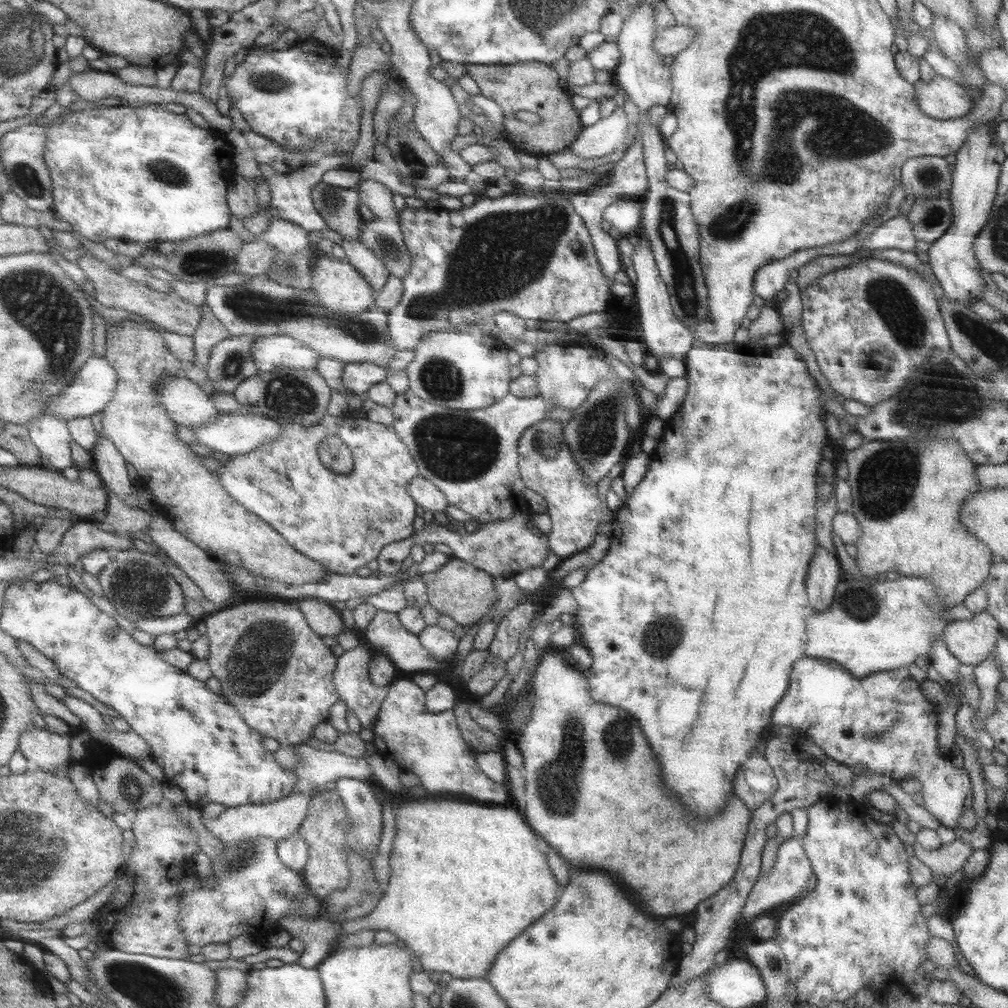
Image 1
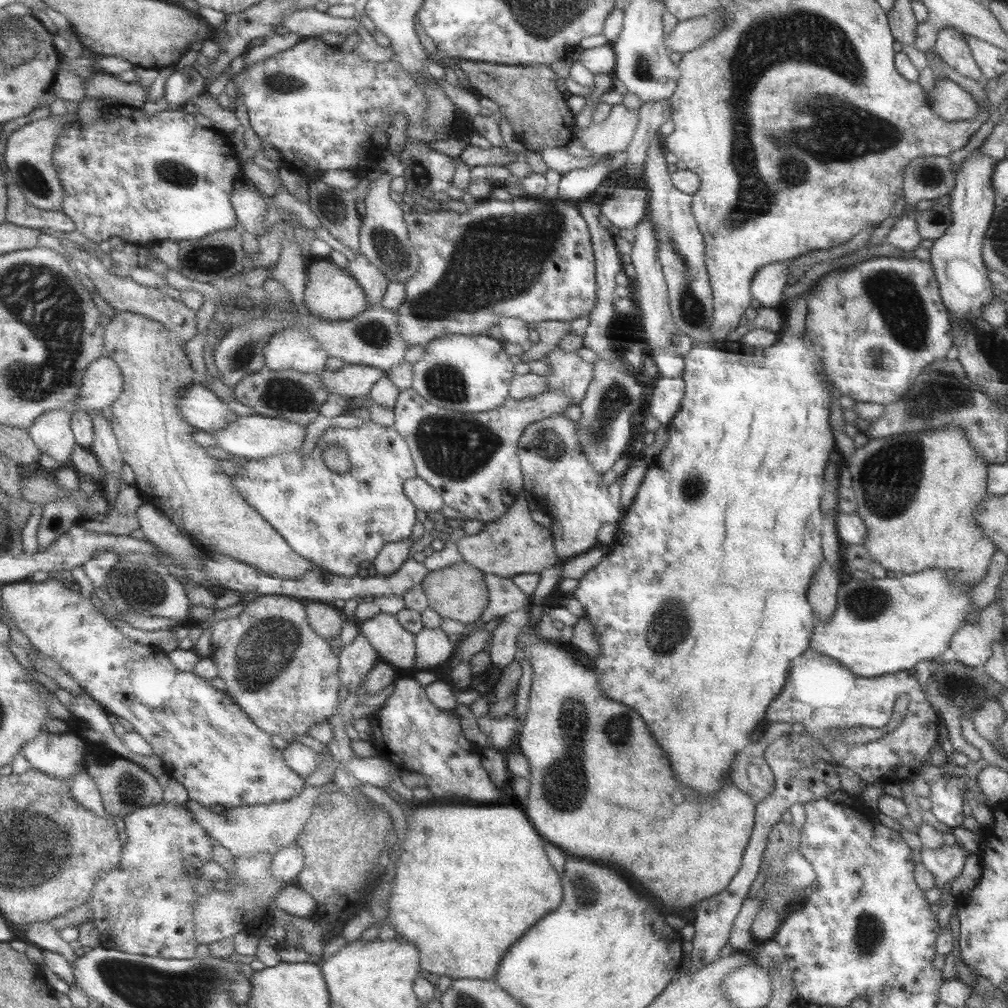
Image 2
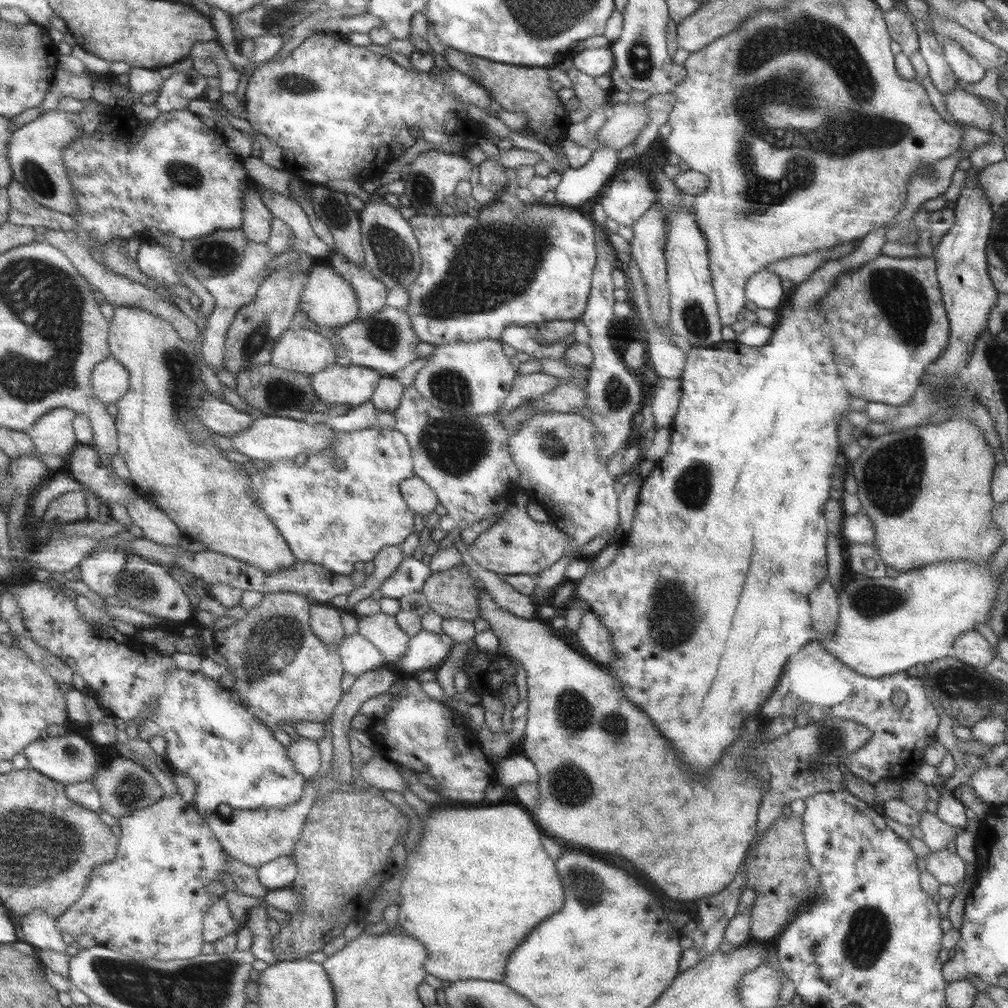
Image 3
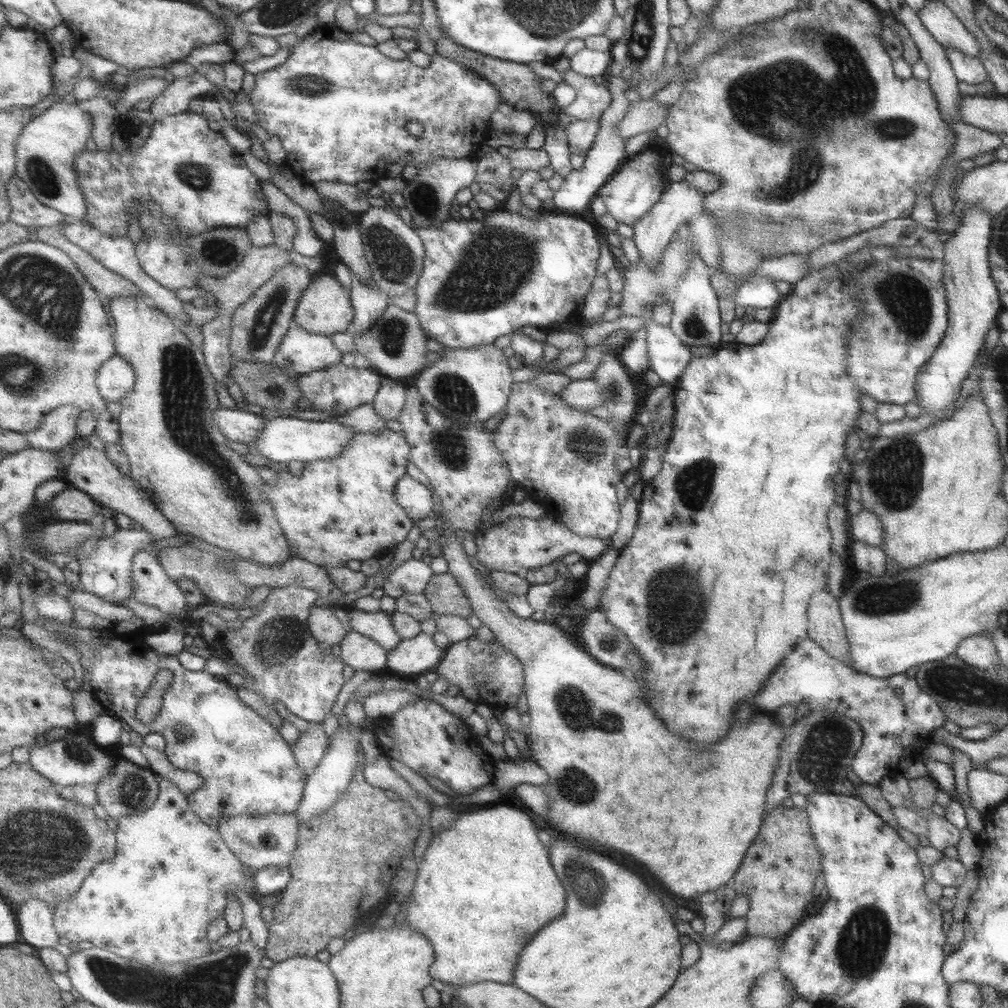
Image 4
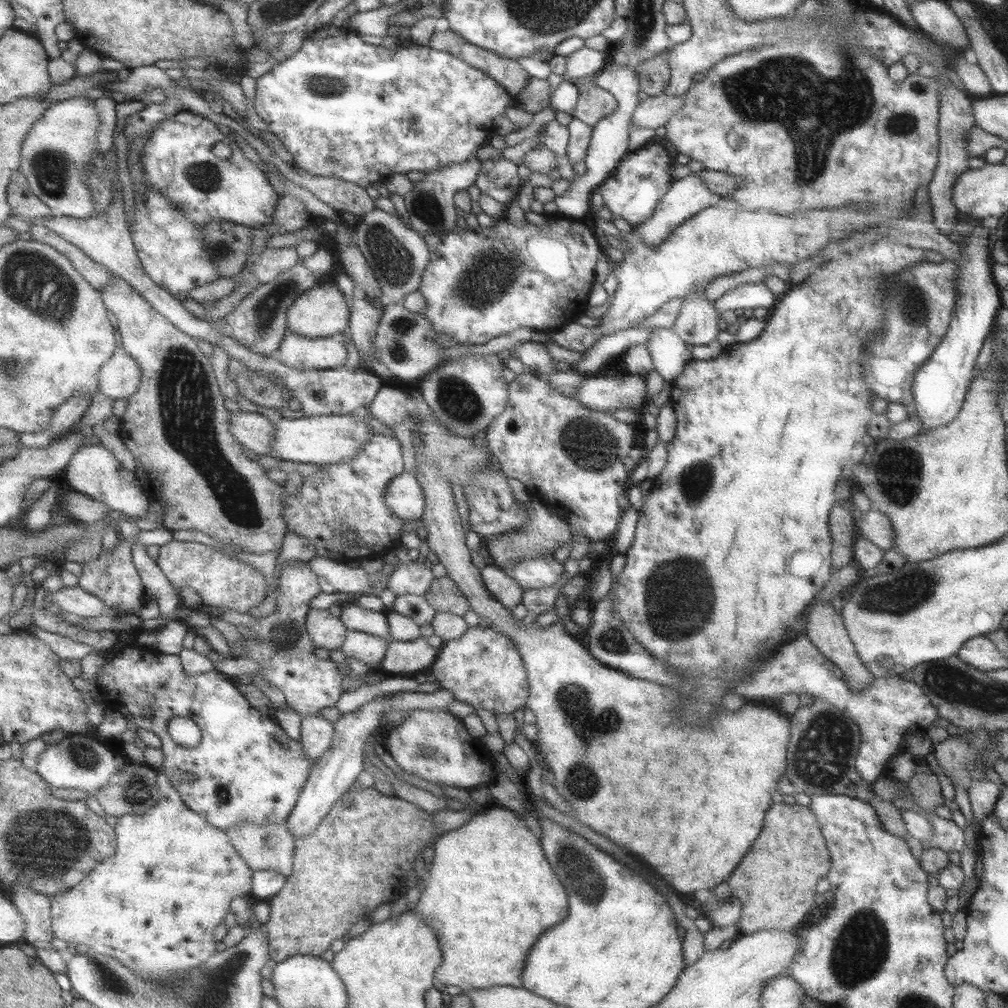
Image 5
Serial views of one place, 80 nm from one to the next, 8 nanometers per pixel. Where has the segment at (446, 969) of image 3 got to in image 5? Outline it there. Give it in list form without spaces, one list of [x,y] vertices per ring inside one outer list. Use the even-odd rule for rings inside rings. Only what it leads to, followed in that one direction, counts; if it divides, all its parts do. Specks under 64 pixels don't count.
[[[494,806],[477,814],[472,820],[469,820],[459,830],[446,833],[436,844],[436,853],[434,861],[430,867],[430,871],[426,872],[426,887],[422,891],[420,901],[415,910],[419,915],[426,919],[441,936],[443,949],[445,950],[445,964],[438,969],[437,979],[445,986],[456,985],[462,987],[466,992],[471,990],[484,990],[486,988],[494,988],[495,986],[516,986],[524,987],[524,973],[529,964],[531,952],[534,946],[538,944],[538,940],[544,936],[546,930],[550,930],[552,926],[564,922],[570,916],[570,893],[568,887],[562,882],[553,863],[550,862],[546,854],[542,838],[534,834],[534,831],[527,825],[527,822],[513,810],[502,806]]]

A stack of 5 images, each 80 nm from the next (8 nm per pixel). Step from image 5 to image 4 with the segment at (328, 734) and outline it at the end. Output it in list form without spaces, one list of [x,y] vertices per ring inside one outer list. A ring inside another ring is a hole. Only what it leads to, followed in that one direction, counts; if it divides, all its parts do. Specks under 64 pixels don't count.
[[[313,722],[310,729],[303,734],[294,747],[298,762],[311,777],[324,761],[326,750],[328,751],[331,747],[326,724],[324,722]]]

